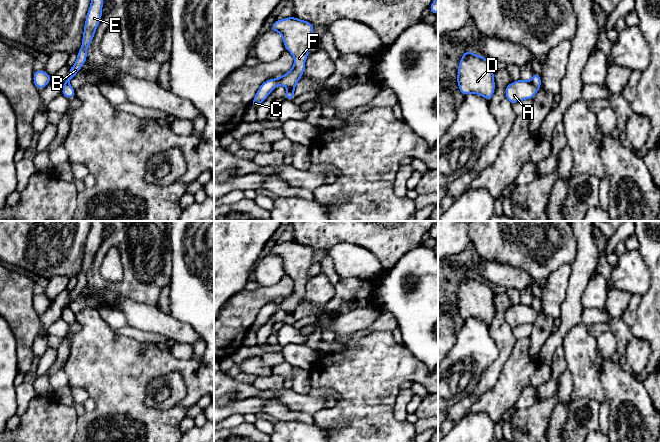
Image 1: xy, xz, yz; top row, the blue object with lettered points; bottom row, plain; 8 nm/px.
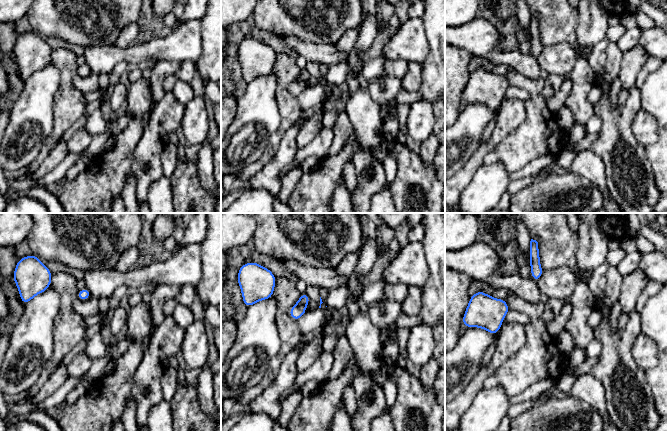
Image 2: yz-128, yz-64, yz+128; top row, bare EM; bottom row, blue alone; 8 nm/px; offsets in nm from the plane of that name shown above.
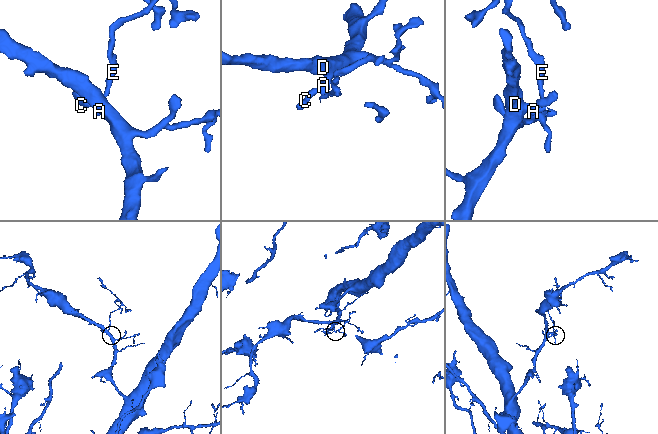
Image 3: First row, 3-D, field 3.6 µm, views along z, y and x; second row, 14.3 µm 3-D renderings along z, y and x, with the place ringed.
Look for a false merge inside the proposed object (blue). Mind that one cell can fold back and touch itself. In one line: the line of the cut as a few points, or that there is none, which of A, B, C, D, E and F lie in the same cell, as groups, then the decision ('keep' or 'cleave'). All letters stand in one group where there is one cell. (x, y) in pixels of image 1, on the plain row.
cut yz (529, 305), (537, 313); groups A C D F / B E; cleave

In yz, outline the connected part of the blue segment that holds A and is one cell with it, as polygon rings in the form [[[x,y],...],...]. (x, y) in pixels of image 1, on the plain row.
[[[521,303],[505,311],[505,321],[512,329],[522,324],[532,323],[537,316],[538,313],[530,305]]]

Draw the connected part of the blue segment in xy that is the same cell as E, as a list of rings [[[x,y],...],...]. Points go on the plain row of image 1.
[[[91,221],[91,228],[86,240],[84,248],[82,269],[77,277],[77,283],[70,293],[69,302],[64,308],[70,307],[70,304],[81,294],[85,286],[87,286],[87,272],[91,268],[94,258],[102,242],[102,230],[104,224],[102,221]]]

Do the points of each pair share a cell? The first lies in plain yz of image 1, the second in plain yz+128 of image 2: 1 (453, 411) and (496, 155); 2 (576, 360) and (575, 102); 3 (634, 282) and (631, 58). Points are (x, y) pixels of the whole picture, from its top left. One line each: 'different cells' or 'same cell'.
1: different cells
2: different cells
3: different cells

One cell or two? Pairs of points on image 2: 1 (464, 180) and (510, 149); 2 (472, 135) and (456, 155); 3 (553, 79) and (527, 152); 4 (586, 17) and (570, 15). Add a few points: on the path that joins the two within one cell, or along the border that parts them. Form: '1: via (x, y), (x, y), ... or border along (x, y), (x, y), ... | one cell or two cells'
1: border along (498, 143), (484, 157), (483, 162) | two cells
2: via (467, 140), (457, 150) | one cell
3: border along (544, 80), (541, 95), (546, 100) | two cells
4: border along (578, 10), (577, 40) | two cells

